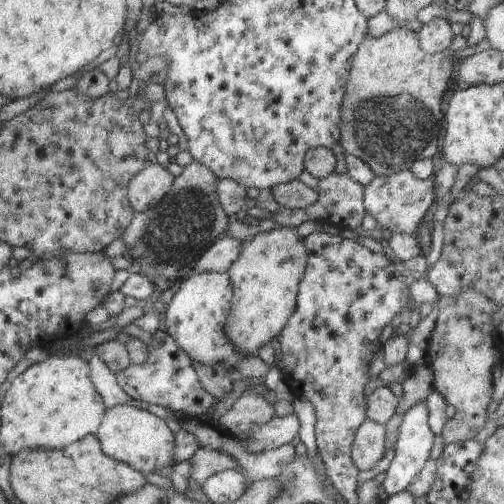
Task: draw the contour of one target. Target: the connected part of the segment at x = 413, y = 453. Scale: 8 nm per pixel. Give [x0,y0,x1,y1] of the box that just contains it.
[382,402,435,497]

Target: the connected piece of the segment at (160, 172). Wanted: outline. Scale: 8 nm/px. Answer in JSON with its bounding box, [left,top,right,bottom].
[131,163,177,212]

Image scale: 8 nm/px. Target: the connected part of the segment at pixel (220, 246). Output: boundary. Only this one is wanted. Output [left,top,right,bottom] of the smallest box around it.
[191,236,242,276]

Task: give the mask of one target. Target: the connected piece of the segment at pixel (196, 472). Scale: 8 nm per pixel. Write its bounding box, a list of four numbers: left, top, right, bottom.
[191,449,239,488]

